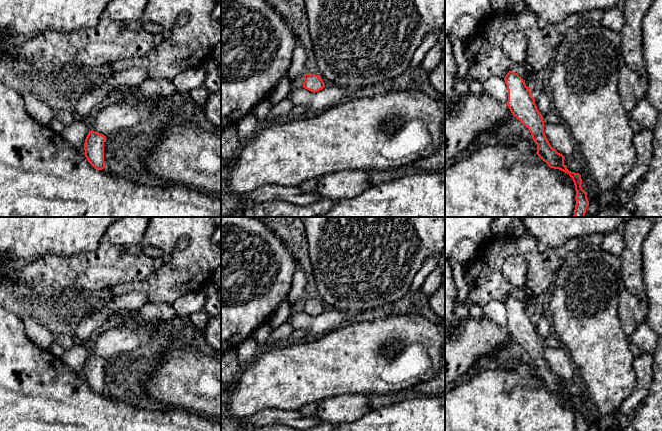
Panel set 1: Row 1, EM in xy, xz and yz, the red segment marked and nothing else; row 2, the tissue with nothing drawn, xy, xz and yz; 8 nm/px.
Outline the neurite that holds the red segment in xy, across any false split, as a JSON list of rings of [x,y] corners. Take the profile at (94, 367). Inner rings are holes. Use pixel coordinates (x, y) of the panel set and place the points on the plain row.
[[[93,354],[89,355],[85,367],[85,381],[88,386],[97,394],[105,392],[104,387],[104,366],[106,360]]]

